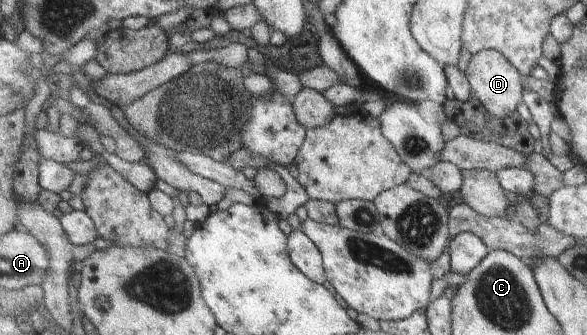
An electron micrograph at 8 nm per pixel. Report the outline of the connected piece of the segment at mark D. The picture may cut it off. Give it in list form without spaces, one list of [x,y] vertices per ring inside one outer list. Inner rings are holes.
[[[484,50],[474,54],[465,69],[474,93],[485,108],[496,117],[504,119],[515,113],[523,101],[522,77],[520,70],[501,52]]]

